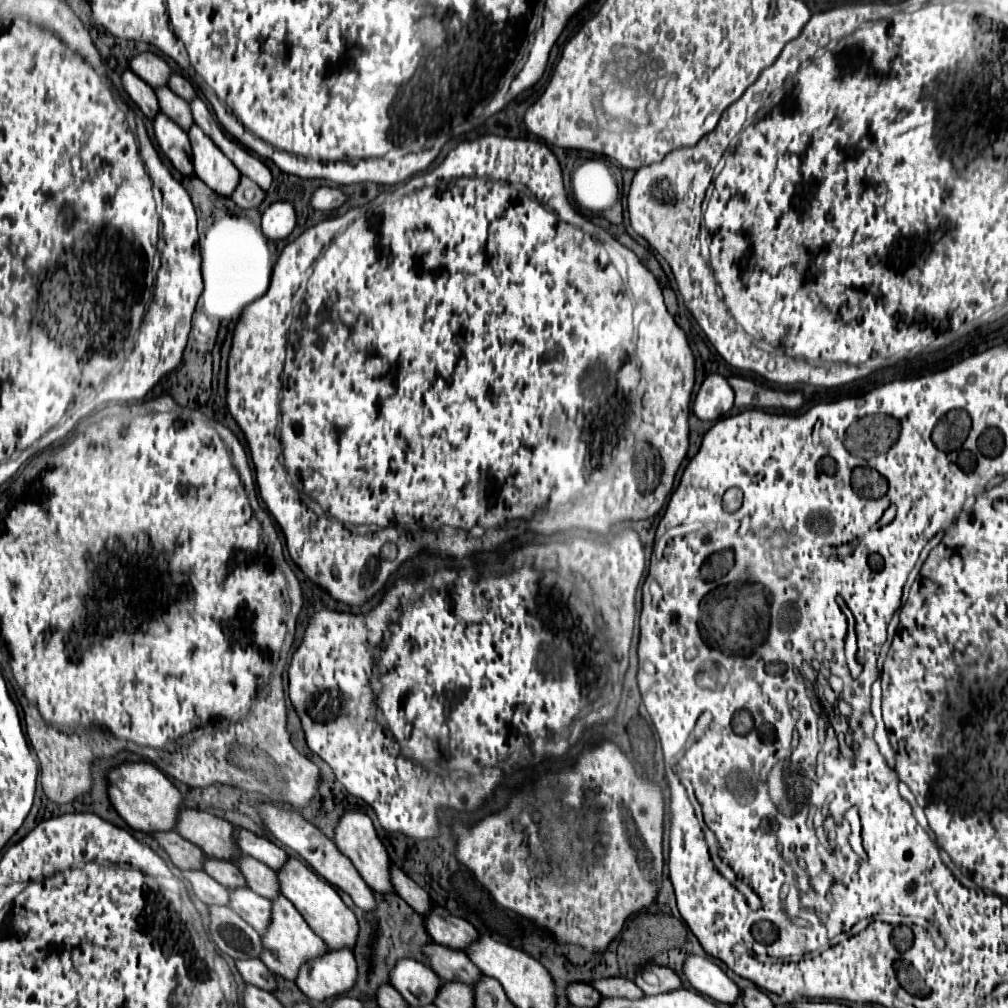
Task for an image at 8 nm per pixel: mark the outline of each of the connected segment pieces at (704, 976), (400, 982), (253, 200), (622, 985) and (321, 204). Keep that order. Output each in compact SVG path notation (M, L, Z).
M690 954L682 964L682 972L694 990L712 1000L732 1004L738 998L738 986L710 958Z
M404 958L390 970L390 984L410 1006L424 1006L434 1000L442 982L430 966L424 966L424 962Z
M242 176L230 198L240 208L254 208L254 206L258 206L264 200L264 190L258 184L254 184L250 178Z
M614 976L614 978L600 978L590 982L602 996L614 998L614 996L624 996L624 998L642 998L644 992L626 976Z
M320 186L314 190L312 194L312 208L314 210L322 210L322 212L330 212L340 208L346 202L346 196L338 190L338 188L330 188L330 186Z

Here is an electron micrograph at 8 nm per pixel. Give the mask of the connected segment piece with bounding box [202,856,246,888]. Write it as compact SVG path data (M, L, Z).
M204 856L202 868L204 868L206 874L210 874L216 882L220 882L220 884L226 886L226 888L232 888L232 886L246 886L242 874L238 872L238 868L236 868L232 862Z

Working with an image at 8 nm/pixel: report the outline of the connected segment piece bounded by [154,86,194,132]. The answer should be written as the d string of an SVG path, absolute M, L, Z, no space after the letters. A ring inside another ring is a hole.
M160 86L160 88L154 88L156 96L158 96L158 102L160 102L160 112L166 114L168 118L172 118L182 130L190 130L192 126L192 118L190 118L190 106L184 98L178 98L168 86Z

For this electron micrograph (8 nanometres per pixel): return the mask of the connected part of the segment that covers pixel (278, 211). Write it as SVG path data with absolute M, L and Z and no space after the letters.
M274 202L262 214L262 234L268 240L284 240L296 226L296 212L290 202Z

